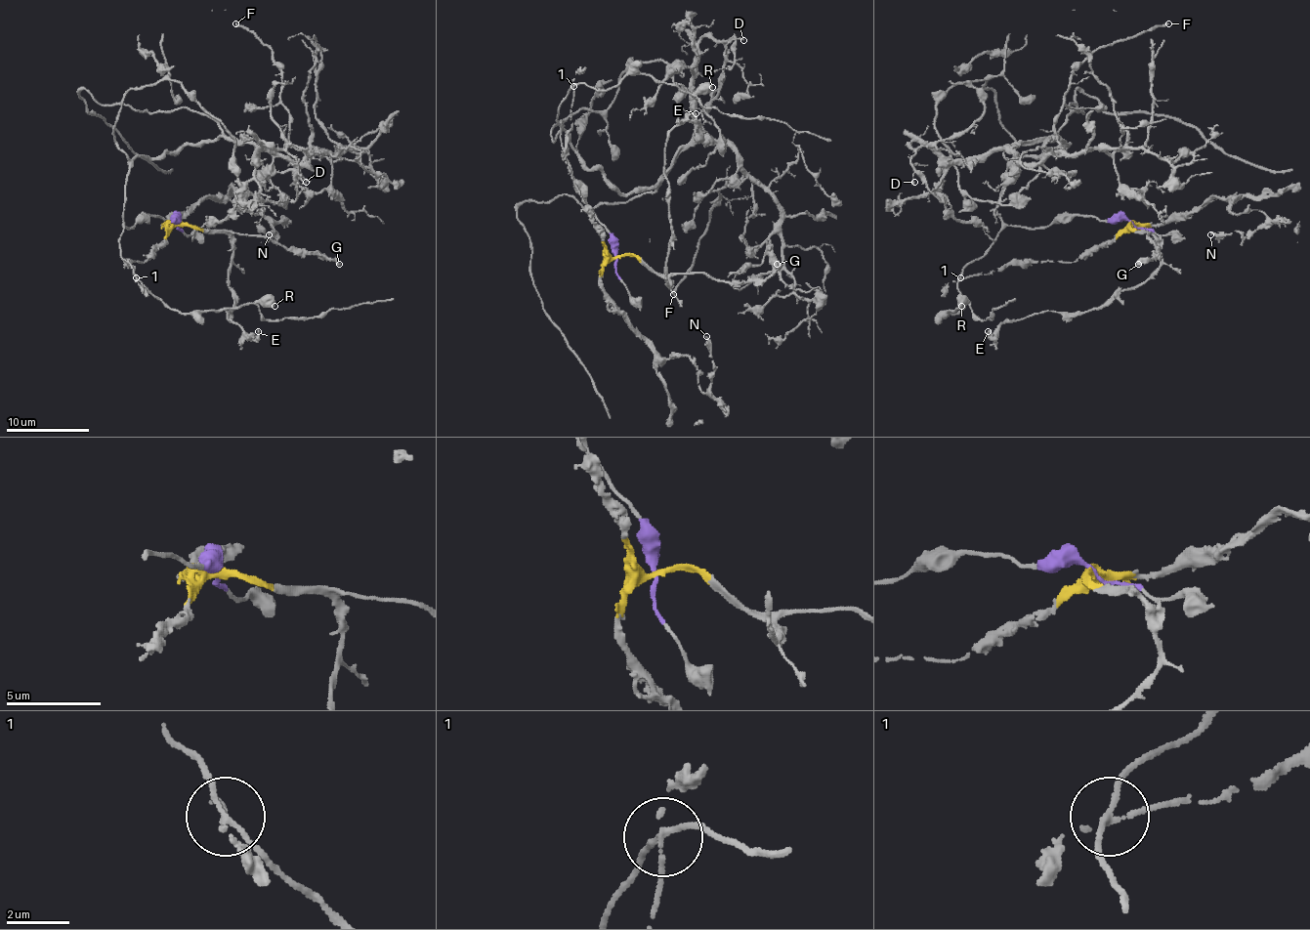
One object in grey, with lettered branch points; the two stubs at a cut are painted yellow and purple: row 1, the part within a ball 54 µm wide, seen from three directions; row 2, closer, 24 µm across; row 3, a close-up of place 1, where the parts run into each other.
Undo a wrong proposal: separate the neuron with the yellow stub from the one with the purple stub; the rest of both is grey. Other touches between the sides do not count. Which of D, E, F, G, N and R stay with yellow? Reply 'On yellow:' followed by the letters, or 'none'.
On yellow: E, G, N

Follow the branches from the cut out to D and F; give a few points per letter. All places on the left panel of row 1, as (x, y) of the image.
D: (179, 223), (123, 225), (138, 156), (233, 138), (256, 160), (262, 142), (283, 147), (306, 181)
F: (179, 223), (123, 225), (135, 158), (217, 138), (300, 162), (306, 151), (289, 142), (273, 52), (235, 22)

